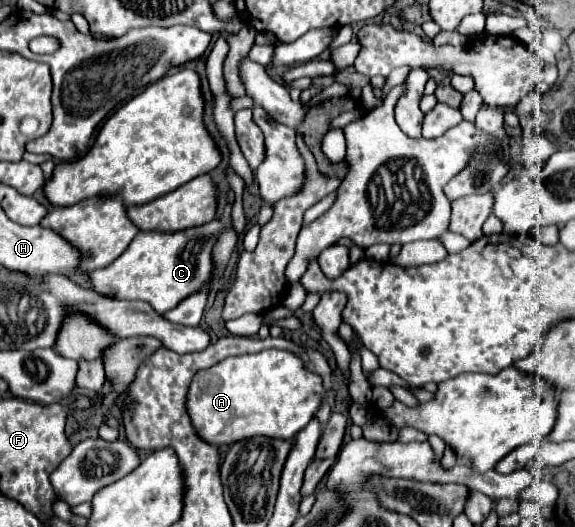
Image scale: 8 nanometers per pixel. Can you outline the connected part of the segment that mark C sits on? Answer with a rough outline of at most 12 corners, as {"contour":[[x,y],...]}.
{"contour":[[221,218],[179,232],[139,232],[99,294],[165,314],[211,282]]}

